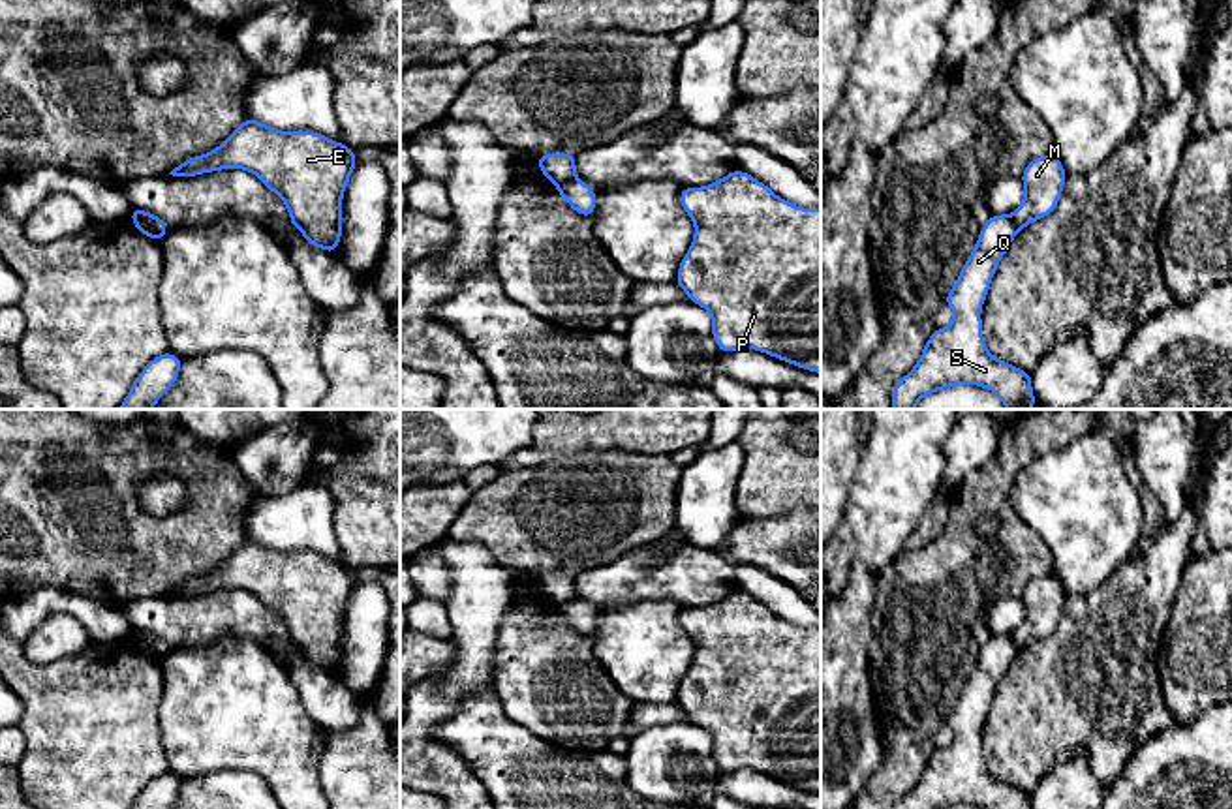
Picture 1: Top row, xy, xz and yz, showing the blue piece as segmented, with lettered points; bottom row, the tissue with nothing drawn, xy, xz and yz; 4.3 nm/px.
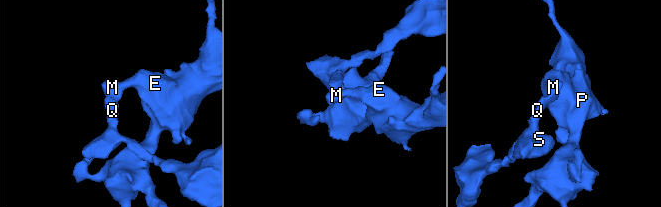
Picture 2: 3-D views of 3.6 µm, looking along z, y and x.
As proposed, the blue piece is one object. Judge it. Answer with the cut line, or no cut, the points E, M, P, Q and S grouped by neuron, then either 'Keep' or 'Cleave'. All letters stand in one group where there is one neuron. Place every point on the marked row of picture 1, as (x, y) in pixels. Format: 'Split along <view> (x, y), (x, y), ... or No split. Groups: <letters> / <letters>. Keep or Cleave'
Split along xy (132, 218), (143, 220), (162, 235). Groups: E M P / Q S. Cleave

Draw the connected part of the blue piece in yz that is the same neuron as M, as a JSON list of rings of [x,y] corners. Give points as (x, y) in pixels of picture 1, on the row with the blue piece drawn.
[[[1052,152],[1031,160],[1020,178],[1025,186],[1025,197],[1012,214],[1018,229],[1054,212],[1063,193],[1067,171]]]

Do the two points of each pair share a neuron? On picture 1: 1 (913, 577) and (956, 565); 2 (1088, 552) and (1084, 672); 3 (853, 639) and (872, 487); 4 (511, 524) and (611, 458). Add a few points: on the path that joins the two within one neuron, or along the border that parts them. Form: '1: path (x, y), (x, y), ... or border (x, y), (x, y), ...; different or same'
1: path (924, 577), (945, 575); same
2: border (1120, 564), (1099, 586), (1067, 597); different
3: border (872, 571), (855, 562), (840, 592); different
4: path (538, 520), (556, 520), (592, 485); same

